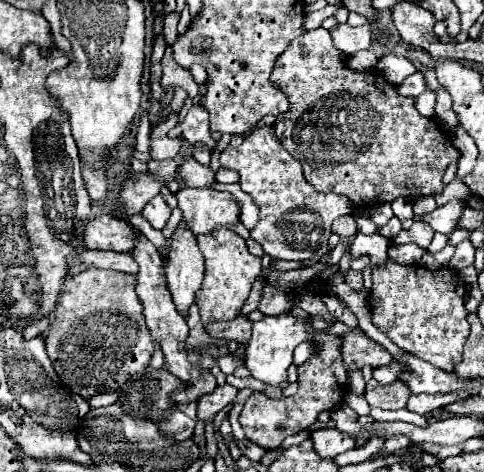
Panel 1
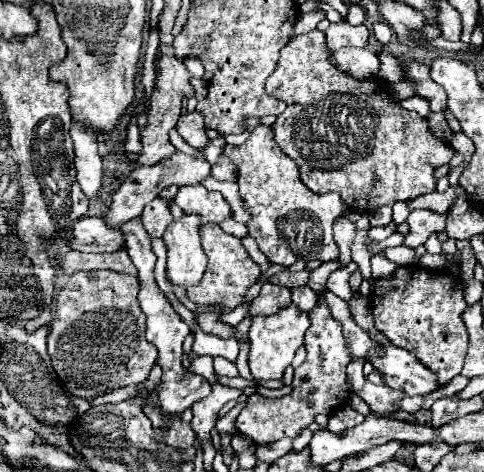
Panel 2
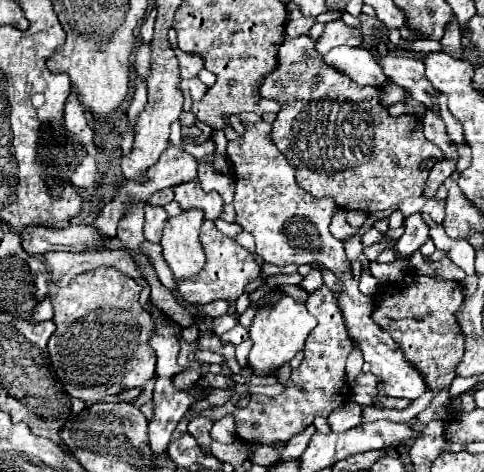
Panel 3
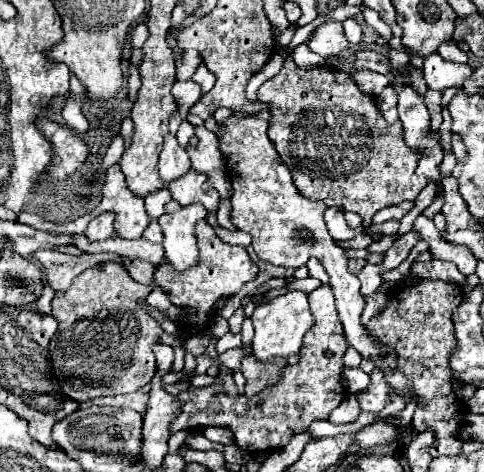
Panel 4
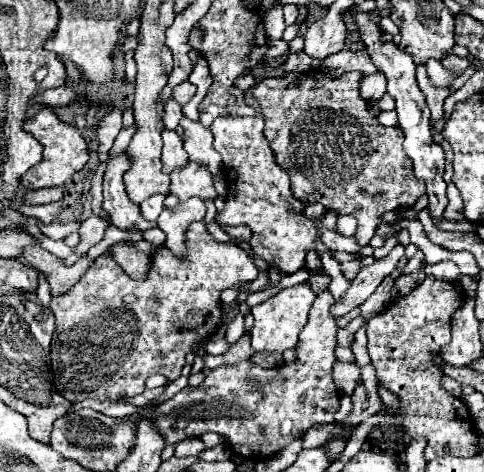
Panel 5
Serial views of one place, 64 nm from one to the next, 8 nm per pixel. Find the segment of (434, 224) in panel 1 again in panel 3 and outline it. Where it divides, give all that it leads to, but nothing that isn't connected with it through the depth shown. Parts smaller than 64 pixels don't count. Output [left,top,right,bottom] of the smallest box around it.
[394,214,428,258]

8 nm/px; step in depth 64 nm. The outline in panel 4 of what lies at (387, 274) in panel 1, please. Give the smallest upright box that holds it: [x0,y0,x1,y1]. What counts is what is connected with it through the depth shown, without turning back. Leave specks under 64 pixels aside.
[368,280,466,456]

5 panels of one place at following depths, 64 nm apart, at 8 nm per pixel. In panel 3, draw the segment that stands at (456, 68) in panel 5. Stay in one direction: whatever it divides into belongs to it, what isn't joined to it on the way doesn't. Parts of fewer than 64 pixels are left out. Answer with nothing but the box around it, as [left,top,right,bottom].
[440,20,464,58]

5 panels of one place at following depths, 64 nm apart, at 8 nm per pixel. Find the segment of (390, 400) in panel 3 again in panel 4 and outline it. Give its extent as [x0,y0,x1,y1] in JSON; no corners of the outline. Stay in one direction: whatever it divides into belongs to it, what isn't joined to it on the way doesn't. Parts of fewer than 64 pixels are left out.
[356,368,386,414]

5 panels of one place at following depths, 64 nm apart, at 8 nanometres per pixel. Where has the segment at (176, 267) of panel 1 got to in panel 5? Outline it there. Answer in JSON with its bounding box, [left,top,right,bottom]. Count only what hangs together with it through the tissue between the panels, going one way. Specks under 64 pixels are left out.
[156,198,206,256]

